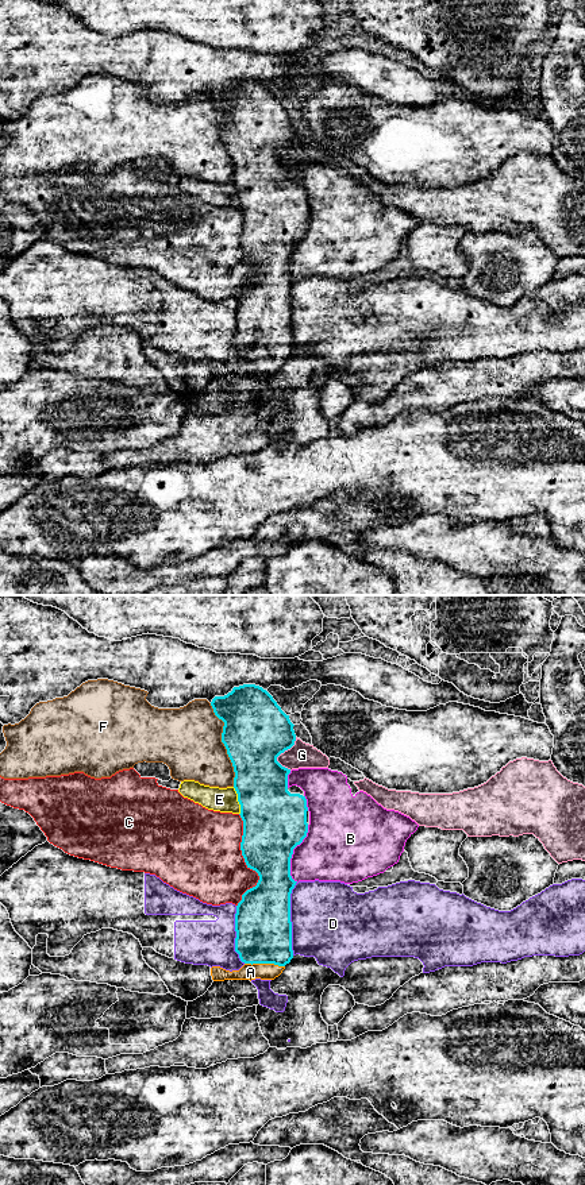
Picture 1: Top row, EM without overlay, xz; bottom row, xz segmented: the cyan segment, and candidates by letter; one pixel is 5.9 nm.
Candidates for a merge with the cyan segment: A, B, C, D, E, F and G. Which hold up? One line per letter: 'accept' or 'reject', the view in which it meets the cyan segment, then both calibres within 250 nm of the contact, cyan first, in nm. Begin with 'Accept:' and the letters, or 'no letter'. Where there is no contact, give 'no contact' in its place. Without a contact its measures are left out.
Accept: A
A: accept; contact in xz; calibres 340 and 100 nm
B: reject; contact in xz; calibres 380 and 380 nm
C: reject; contact in xz; calibres 360 and 460 nm
D: reject; contact in xz; calibres 340 and 460 nm
E: reject; contact in xz; calibres 380 and 140 nm
F: reject; contact in xz; calibres 400 and 400 nm
G: reject; contact in xz; calibres 400 and 150 nm

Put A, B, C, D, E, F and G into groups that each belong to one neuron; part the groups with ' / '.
A / B / C / D / E / F / G

